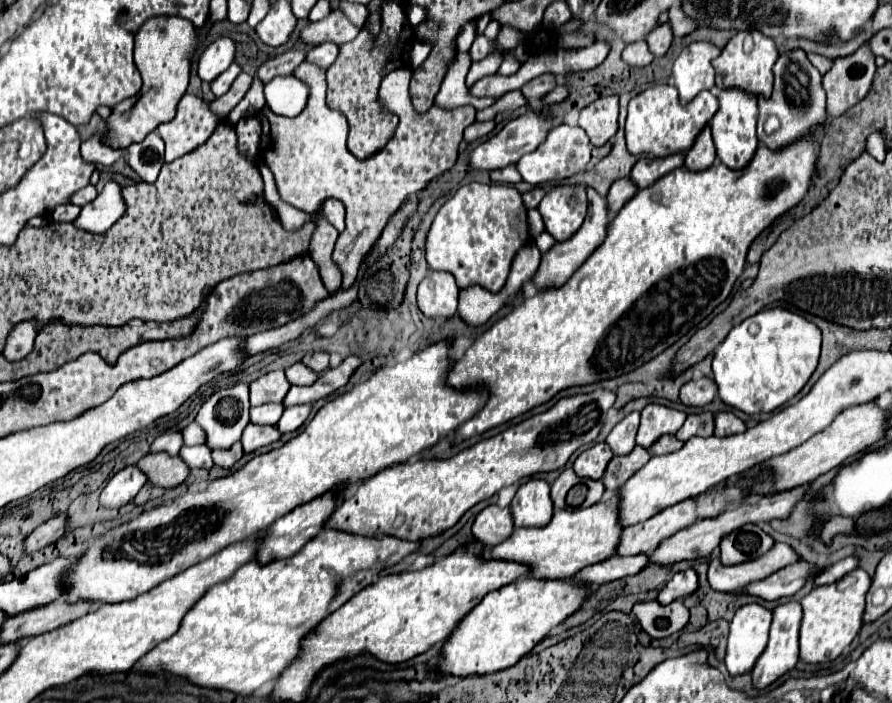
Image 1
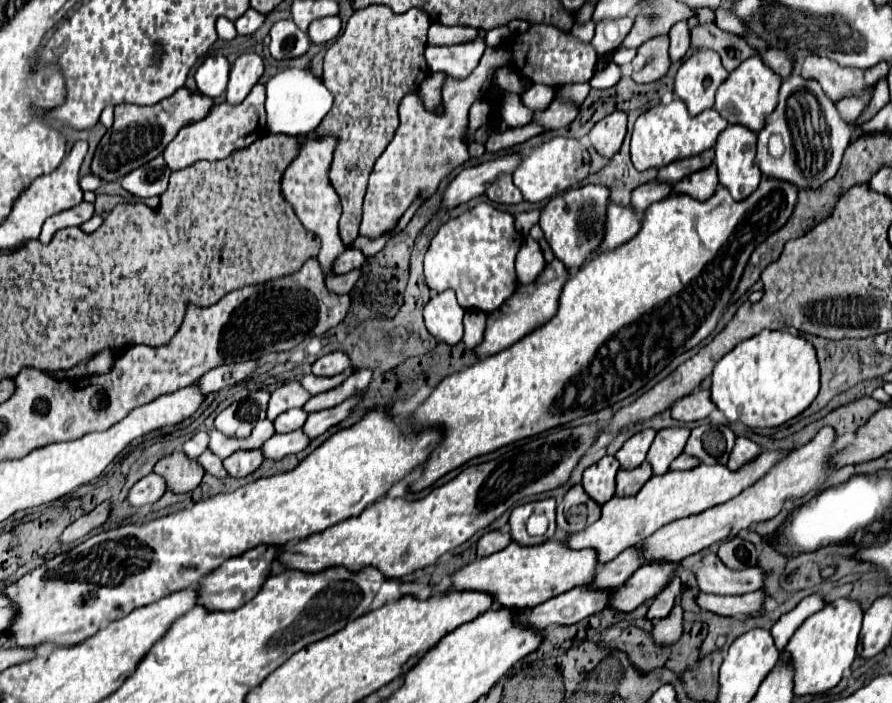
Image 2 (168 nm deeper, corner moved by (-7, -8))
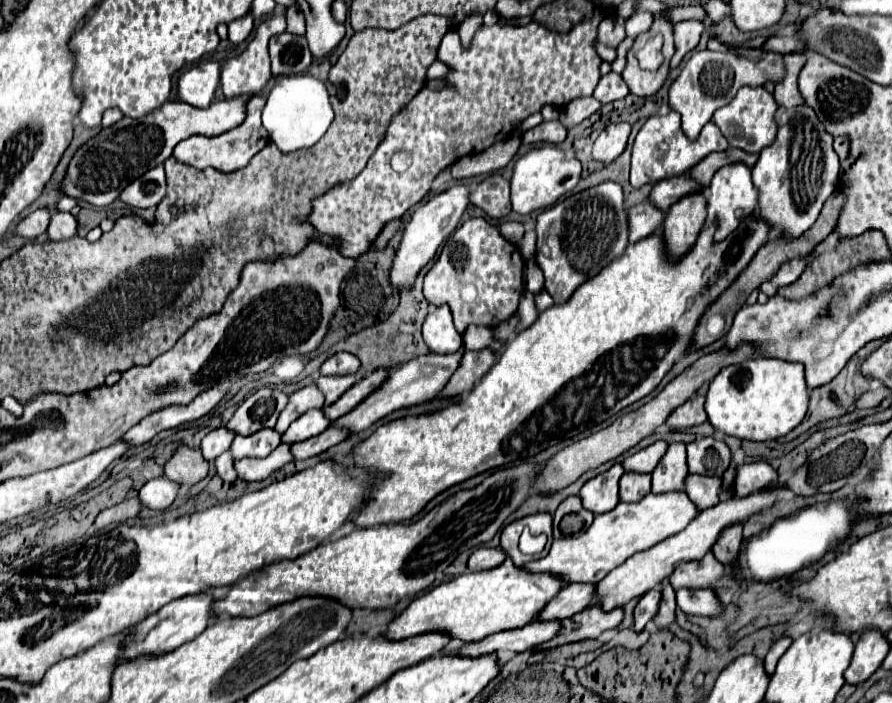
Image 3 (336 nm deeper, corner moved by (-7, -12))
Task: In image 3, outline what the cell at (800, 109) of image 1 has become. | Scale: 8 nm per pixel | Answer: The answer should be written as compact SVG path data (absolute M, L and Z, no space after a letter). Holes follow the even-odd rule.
M810 105L780 107L776 123L776 139L760 151L752 167L752 183L760 191L760 215L772 225L772 235L794 239L812 227L822 205L836 191L840 159L832 147L834 137L824 129Z

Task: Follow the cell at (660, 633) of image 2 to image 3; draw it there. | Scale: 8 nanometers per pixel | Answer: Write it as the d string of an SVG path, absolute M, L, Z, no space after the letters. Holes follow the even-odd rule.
M664 583L662 587L662 603L660 603L660 611L654 617L656 627L666 629L670 623L676 621L676 591L672 589L670 583Z

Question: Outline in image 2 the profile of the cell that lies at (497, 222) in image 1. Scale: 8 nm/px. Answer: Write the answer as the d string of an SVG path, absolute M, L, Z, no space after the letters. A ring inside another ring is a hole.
M480 203L460 217L450 219L432 239L424 255L426 285L438 293L454 289L462 309L492 313L518 287L514 257L520 245L522 235L514 229L514 217L492 203Z

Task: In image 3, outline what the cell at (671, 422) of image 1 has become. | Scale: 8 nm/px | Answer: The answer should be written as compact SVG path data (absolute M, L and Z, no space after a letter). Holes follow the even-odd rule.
M670 443L664 457L652 471L652 491L664 493L664 491L672 491L672 489L684 489L686 475L688 475L686 445Z

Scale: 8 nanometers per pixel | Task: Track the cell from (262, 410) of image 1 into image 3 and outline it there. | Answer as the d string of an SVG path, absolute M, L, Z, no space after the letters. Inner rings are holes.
M310 409L308 413L300 415L296 421L290 423L288 431L282 435L284 443L296 443L296 441L304 441L308 437L314 437L322 431L326 431L330 425L330 421L322 415L320 409Z

